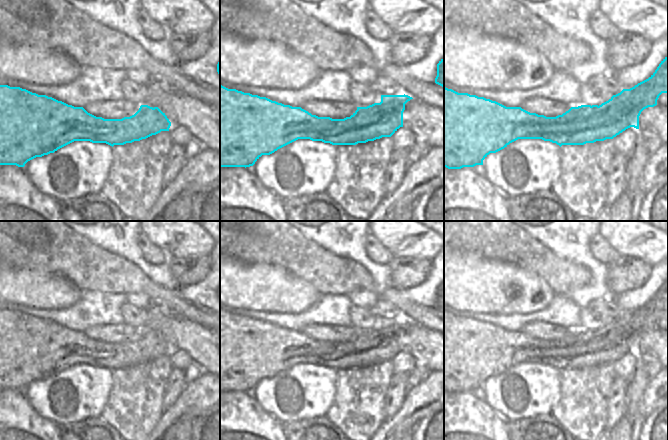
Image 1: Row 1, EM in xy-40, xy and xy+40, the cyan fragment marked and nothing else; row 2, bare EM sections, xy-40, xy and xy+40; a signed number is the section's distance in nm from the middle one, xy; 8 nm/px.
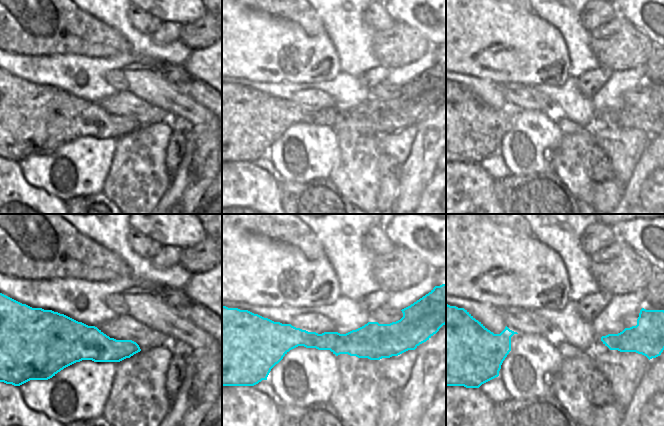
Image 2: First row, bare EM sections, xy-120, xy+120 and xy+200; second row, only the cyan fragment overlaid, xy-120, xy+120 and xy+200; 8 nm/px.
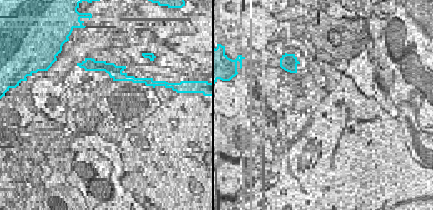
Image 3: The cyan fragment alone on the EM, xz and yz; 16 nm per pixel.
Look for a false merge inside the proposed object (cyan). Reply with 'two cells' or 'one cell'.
two cells

